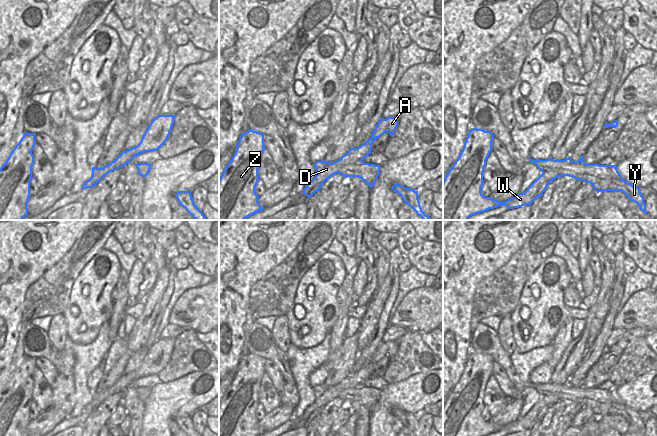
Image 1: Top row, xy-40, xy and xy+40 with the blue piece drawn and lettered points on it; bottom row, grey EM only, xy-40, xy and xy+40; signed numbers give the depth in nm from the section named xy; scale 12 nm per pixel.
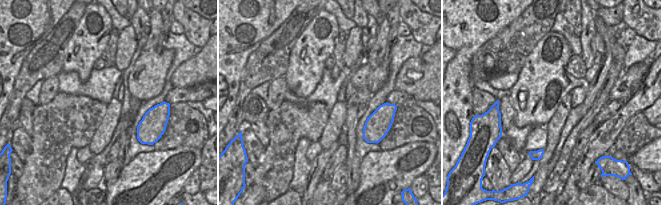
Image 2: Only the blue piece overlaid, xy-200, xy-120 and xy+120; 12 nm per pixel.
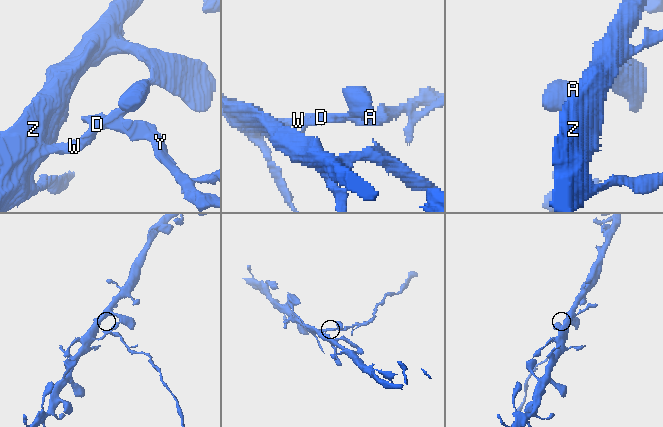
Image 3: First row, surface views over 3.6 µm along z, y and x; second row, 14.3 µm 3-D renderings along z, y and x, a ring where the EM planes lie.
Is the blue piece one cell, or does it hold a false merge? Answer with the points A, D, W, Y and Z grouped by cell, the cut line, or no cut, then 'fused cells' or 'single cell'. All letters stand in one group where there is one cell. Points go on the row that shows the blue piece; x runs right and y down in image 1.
groups A D W Z / Y; cut xy (364, 163), (360, 165), (359, 172), (353, 176); fused cells

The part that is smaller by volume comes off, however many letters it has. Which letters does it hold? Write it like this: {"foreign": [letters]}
{"foreign": ["Y"]}

